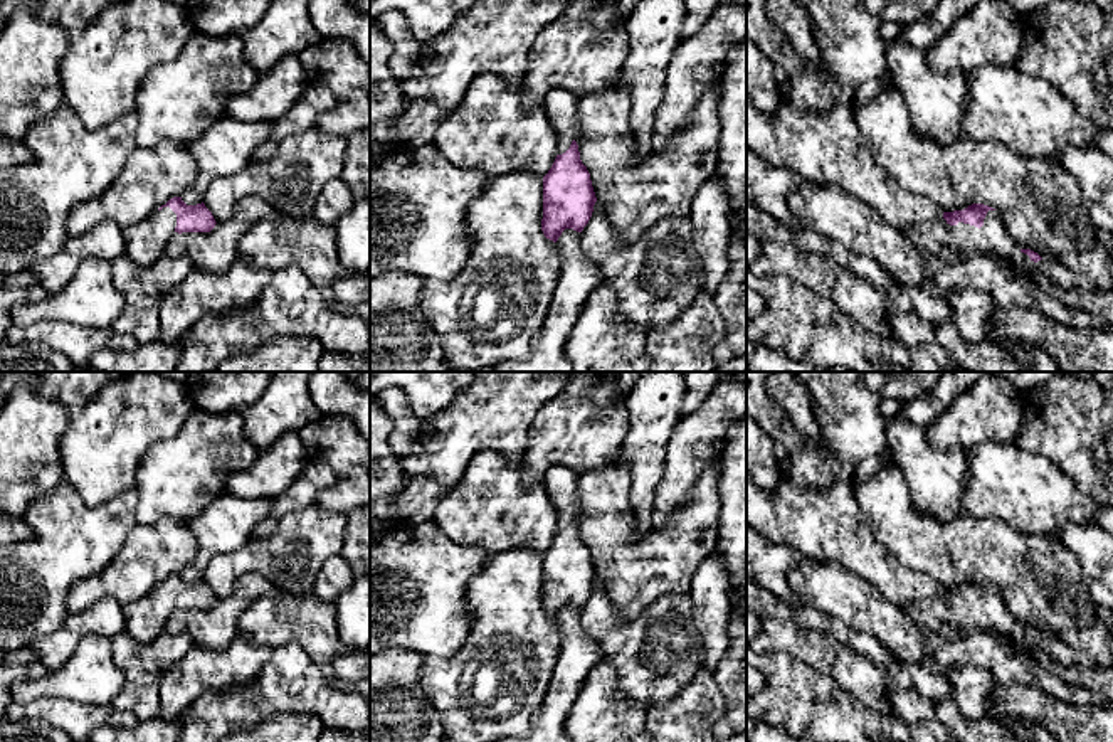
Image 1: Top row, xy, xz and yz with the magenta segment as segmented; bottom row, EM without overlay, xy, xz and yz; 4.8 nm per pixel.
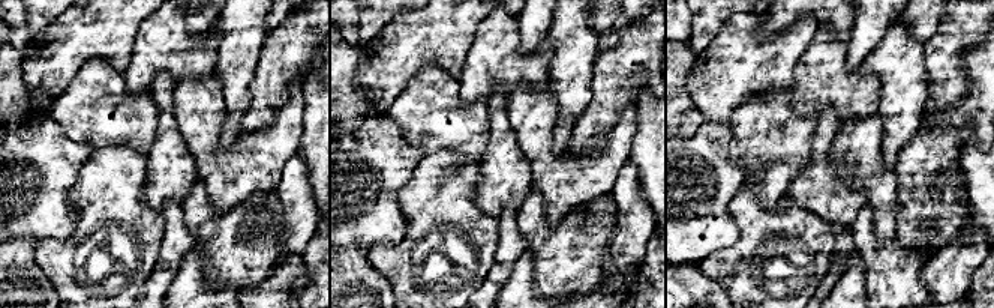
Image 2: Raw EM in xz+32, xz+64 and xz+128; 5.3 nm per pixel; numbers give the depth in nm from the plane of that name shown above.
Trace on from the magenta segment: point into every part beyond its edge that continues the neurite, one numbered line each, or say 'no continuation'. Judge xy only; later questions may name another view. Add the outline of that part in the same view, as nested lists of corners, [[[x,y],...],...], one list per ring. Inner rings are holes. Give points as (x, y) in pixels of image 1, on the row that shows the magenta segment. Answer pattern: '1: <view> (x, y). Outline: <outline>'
1: xy (145, 243). Outline: [[[170,207],[156,210],[141,224],[124,227],[124,256],[143,268],[153,266],[165,254],[175,236],[175,227],[177,214]]]

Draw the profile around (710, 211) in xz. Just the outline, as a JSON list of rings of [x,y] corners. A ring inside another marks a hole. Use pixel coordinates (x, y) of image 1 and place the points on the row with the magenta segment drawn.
[[[716,172],[703,182],[693,199],[691,224],[696,252],[701,257],[699,291],[715,296],[730,269],[728,247],[731,242],[730,197]]]

